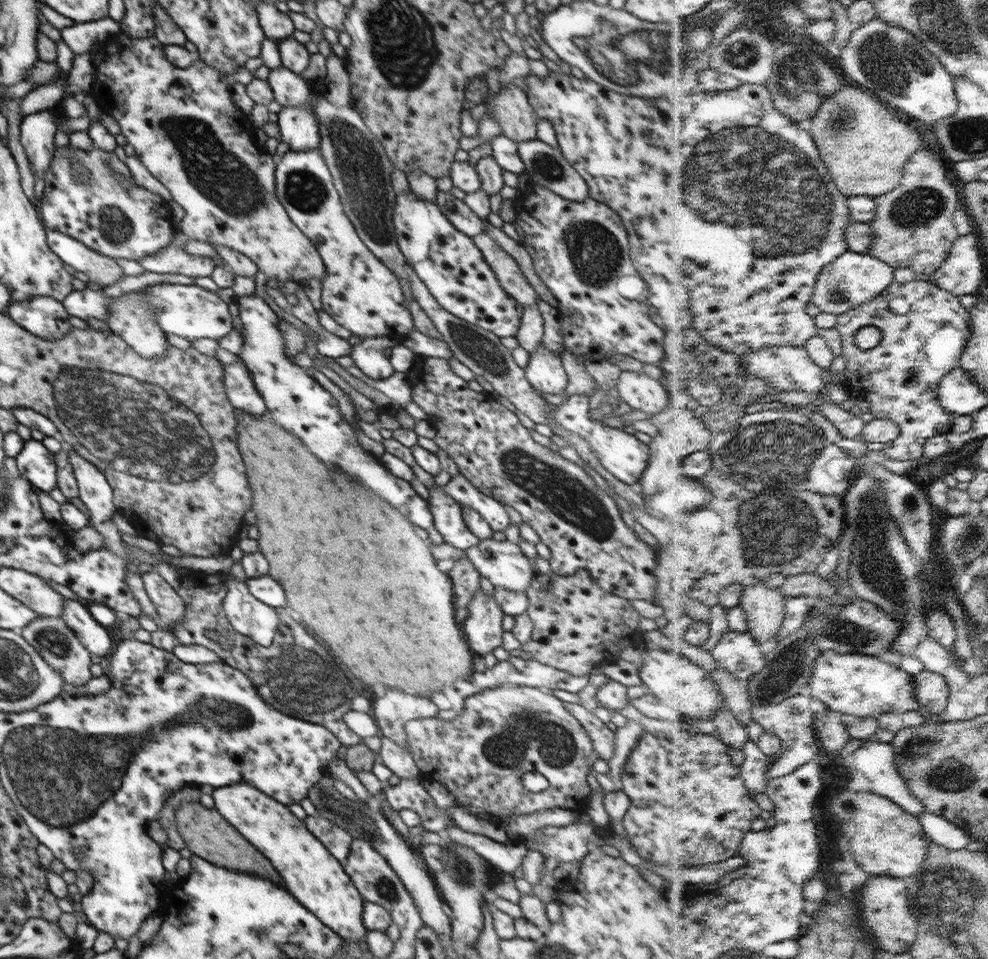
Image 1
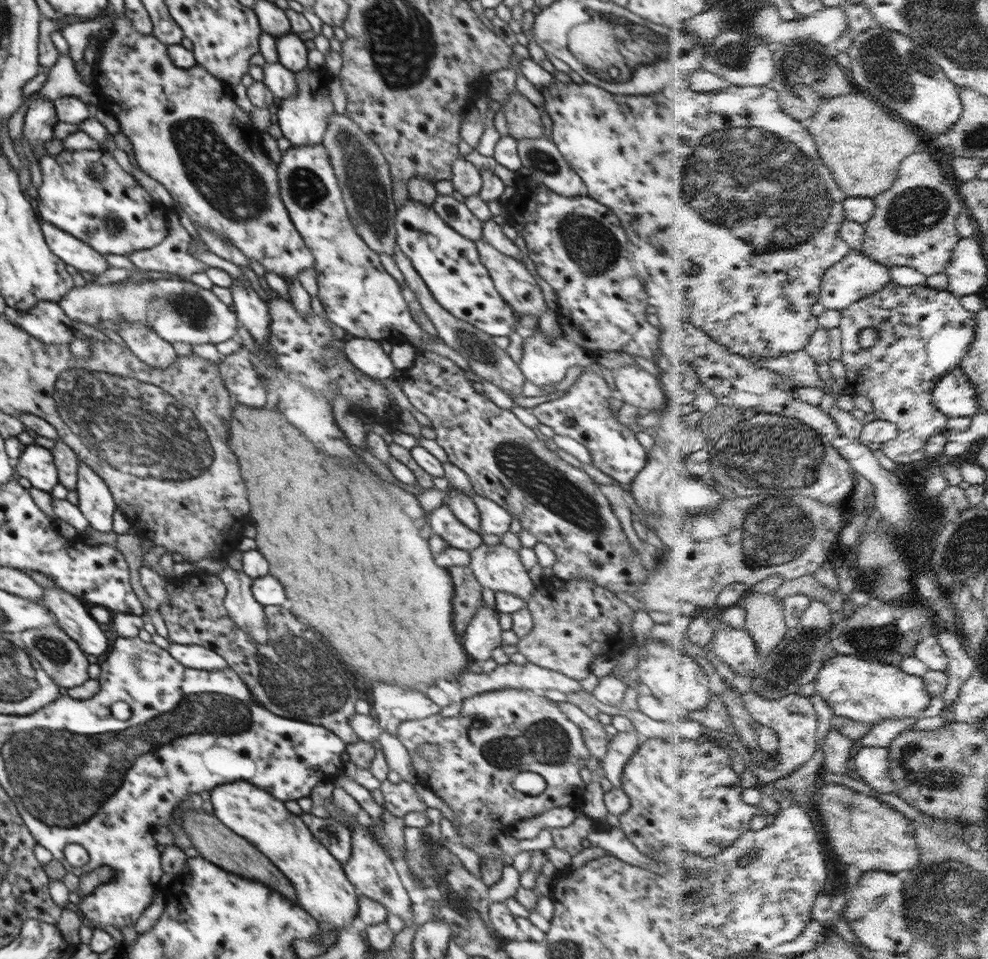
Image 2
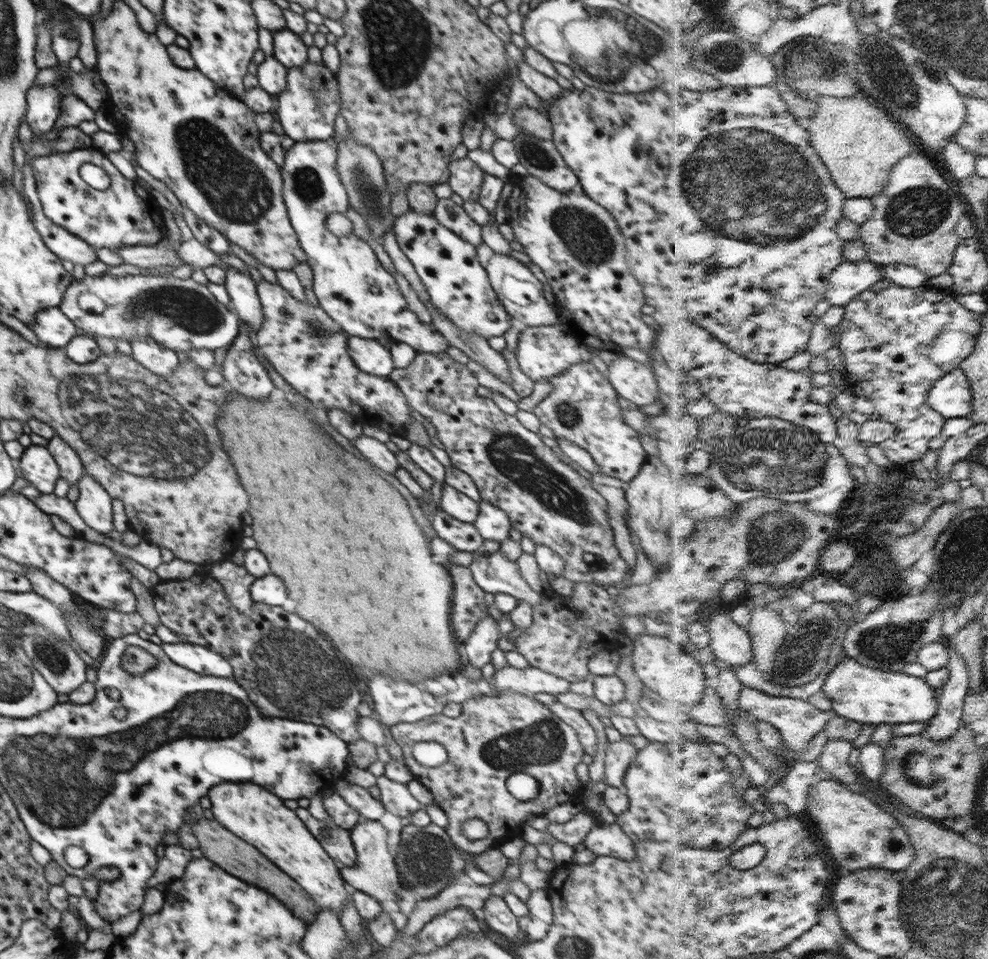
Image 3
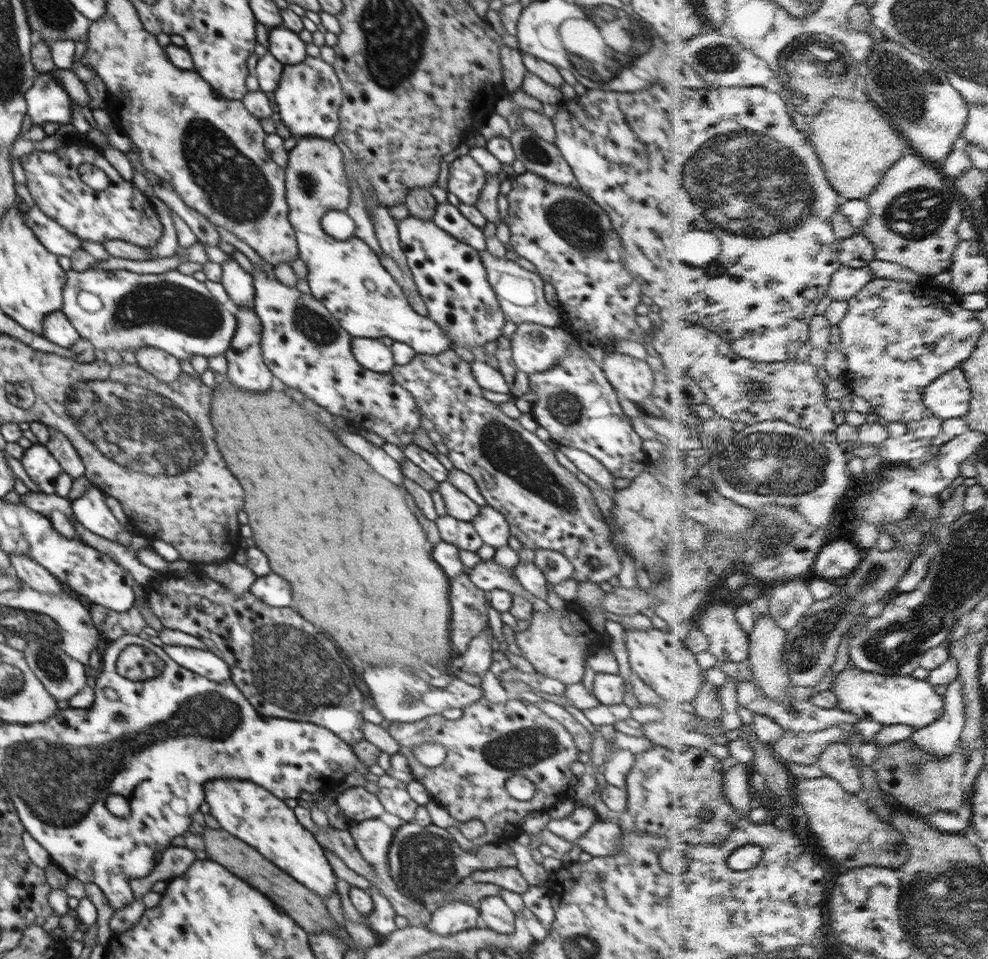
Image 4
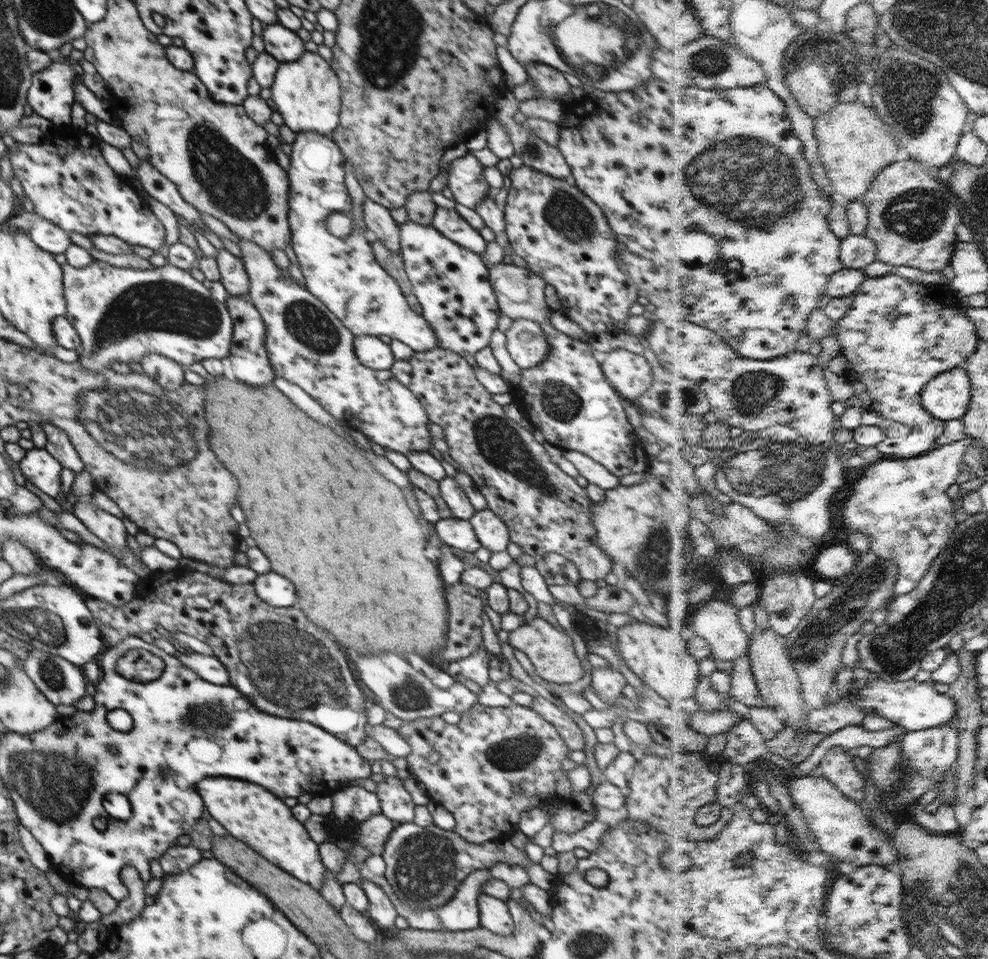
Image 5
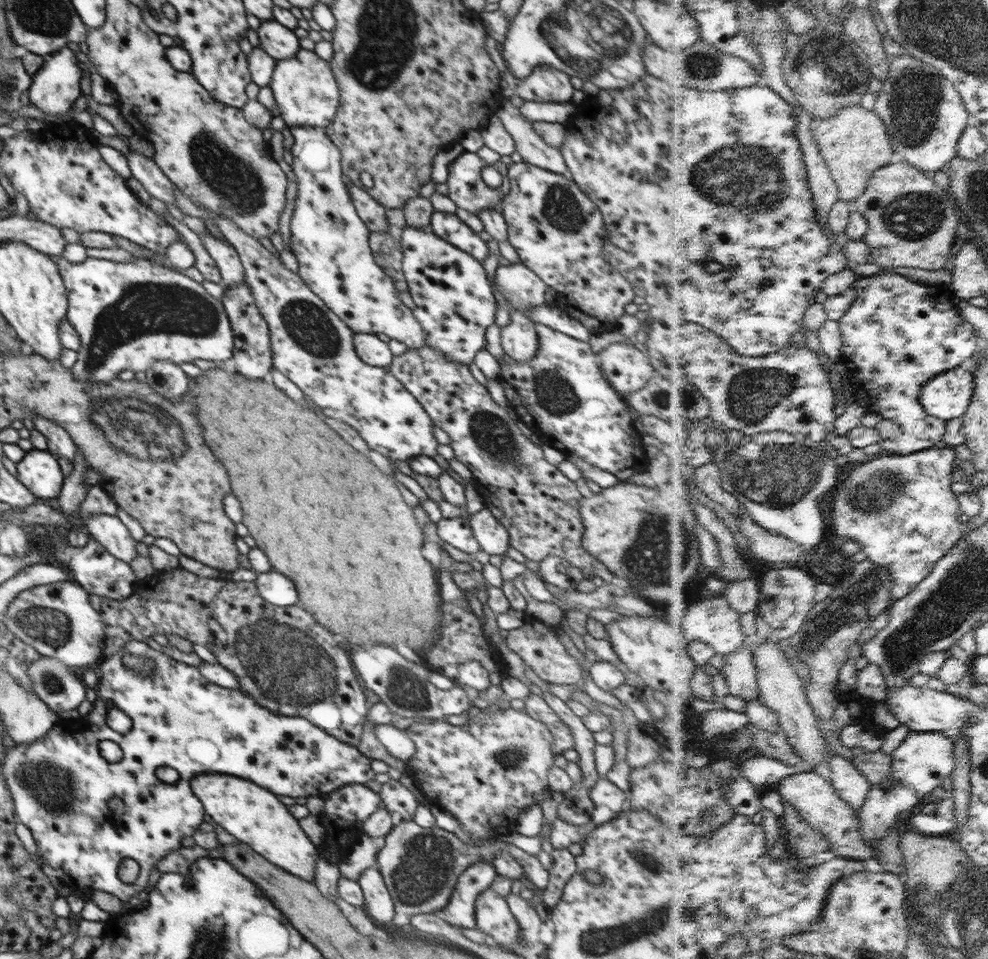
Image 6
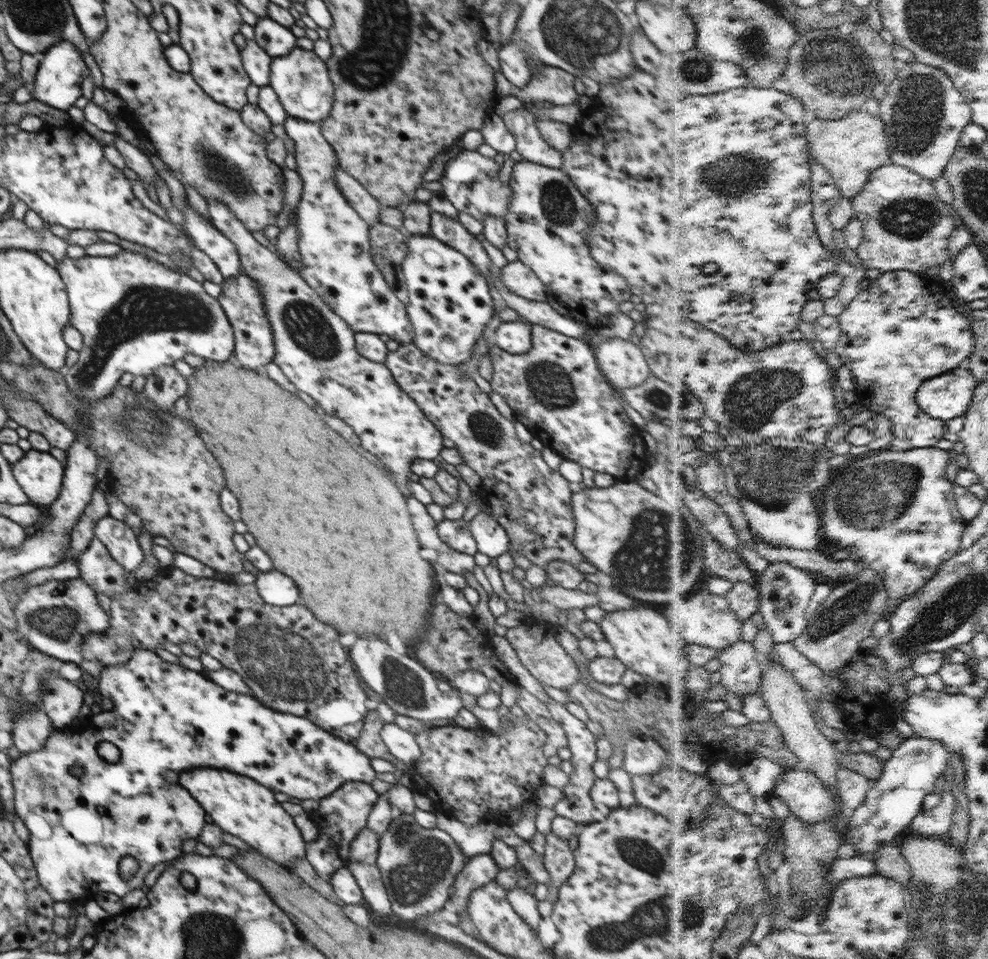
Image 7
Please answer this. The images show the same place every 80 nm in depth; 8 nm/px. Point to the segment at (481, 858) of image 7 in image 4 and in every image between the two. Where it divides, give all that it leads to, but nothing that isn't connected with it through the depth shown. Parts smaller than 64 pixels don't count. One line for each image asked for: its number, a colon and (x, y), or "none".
4: (452, 918)
5: (461, 913)
6: (460, 911)

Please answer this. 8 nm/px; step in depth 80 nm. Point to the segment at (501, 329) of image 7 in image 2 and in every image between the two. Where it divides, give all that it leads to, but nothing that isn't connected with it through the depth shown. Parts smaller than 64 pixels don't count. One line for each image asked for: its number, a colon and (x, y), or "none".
2: (545, 361)
3: (544, 351)
4: (535, 348)
5: (528, 345)
6: (519, 339)

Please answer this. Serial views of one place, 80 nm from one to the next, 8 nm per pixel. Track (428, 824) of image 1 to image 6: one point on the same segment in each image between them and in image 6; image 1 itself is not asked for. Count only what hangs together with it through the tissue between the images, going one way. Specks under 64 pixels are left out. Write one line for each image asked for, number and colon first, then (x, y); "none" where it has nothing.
2: (401, 798)
3: (395, 797)
4: (392, 793)
5: (396, 803)
6: (395, 797)

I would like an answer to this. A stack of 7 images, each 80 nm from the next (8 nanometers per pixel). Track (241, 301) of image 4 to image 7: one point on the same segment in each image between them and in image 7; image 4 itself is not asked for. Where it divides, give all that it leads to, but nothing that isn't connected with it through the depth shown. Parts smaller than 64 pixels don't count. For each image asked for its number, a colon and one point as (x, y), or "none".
5: (234, 277)
6: (227, 260)
7: (208, 239)

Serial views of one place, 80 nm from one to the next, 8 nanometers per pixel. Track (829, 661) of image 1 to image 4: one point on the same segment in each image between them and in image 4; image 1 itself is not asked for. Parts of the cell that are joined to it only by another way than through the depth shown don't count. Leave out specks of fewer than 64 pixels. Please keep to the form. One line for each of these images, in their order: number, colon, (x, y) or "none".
2: (868, 691)
3: (871, 696)
4: (889, 700)

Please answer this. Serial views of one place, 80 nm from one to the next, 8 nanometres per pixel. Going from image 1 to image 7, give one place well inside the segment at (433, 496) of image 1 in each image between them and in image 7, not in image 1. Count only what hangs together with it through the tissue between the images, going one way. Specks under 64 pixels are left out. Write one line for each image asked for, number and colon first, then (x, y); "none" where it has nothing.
2: (443, 522)
3: (463, 536)
4: (461, 534)
5: (454, 532)
6: (457, 532)
7: (456, 534)

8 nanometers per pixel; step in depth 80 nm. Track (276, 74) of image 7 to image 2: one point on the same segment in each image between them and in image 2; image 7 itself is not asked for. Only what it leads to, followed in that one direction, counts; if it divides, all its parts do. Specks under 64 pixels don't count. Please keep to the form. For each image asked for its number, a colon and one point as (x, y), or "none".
2: (303, 118)
3: (307, 109)
4: (309, 96)
5: (307, 93)
6: (304, 87)

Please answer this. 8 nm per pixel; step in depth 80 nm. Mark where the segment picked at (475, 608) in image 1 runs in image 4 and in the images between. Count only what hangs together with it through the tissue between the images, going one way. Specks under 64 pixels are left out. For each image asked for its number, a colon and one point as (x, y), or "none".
2: (483, 634)
3: (483, 641)
4: (477, 658)

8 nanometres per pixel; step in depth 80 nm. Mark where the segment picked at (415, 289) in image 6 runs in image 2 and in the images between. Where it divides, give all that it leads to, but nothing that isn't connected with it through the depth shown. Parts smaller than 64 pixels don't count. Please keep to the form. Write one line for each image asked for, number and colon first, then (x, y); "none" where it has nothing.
2: (448, 262)
3: (458, 285)
4: (450, 276)
5: (452, 284)

